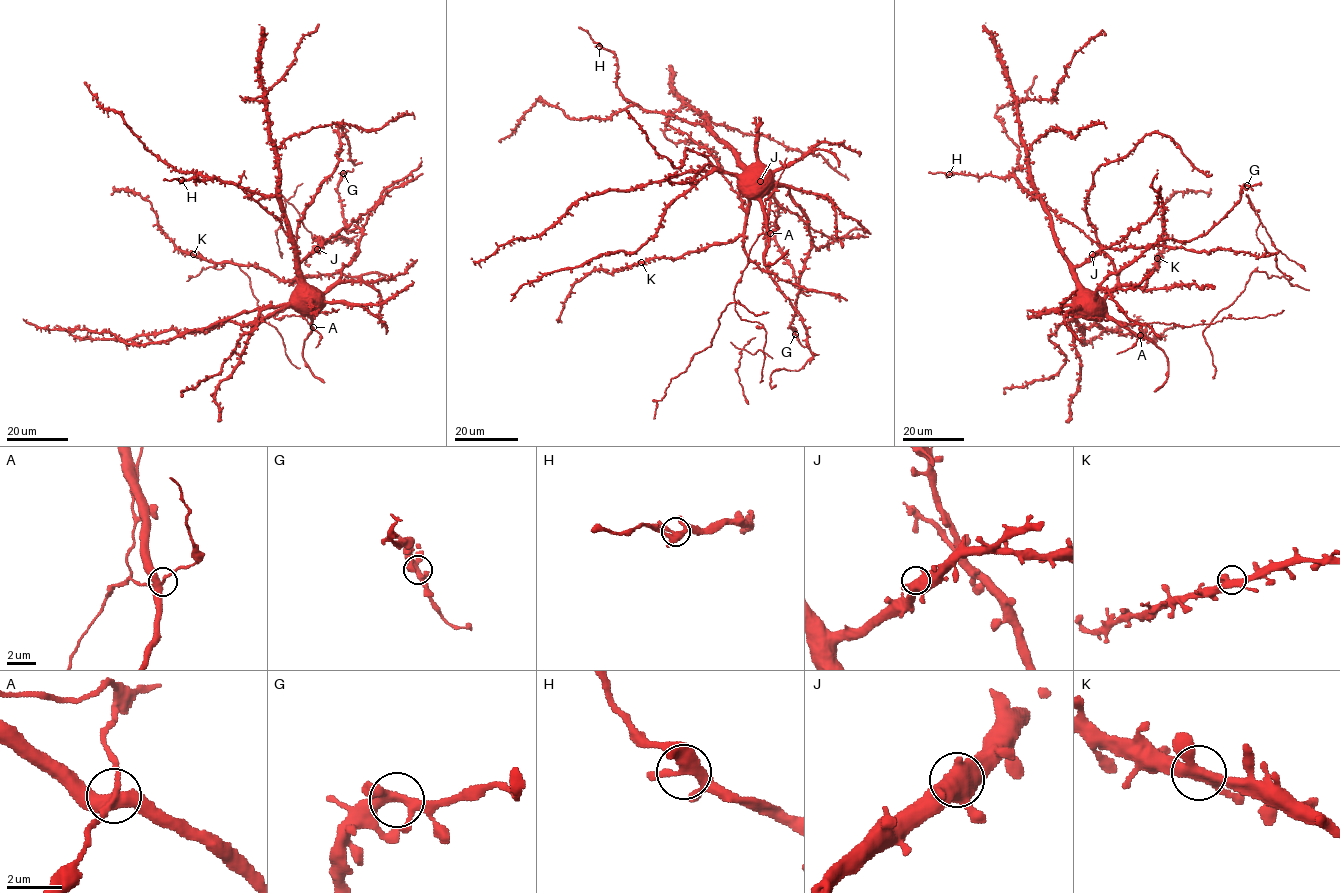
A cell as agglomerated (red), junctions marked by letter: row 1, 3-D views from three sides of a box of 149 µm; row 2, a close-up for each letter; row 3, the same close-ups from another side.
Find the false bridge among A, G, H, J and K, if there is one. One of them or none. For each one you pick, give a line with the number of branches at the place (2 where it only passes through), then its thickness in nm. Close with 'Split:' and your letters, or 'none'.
A: 4 branches meet; 380 nm thick
Split: A

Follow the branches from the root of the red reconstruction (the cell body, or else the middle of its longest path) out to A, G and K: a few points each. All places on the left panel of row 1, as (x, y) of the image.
A: (316, 249), (298, 264), (298, 277), (308, 290), (310, 325), (313, 327)
G: (316, 249), (298, 268), (309, 285), (326, 292), (361, 236), (344, 223), (337, 188), (343, 173)
K: (316, 249), (298, 264), (299, 292), (296, 279), (282, 280), (252, 265), (209, 262), (193, 254)

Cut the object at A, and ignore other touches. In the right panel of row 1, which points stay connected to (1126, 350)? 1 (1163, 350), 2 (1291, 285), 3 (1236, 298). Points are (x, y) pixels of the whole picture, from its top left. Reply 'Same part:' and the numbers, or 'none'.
Same part: none

